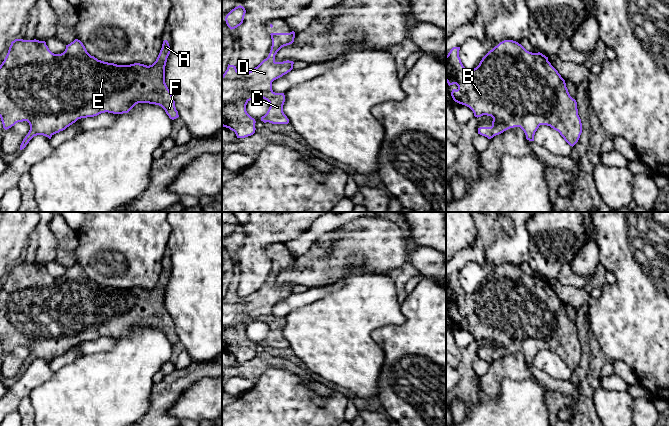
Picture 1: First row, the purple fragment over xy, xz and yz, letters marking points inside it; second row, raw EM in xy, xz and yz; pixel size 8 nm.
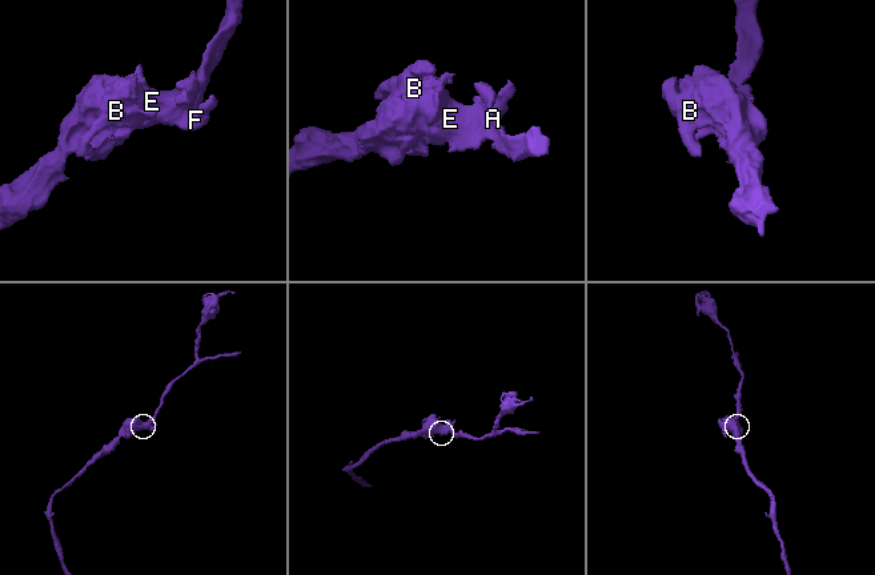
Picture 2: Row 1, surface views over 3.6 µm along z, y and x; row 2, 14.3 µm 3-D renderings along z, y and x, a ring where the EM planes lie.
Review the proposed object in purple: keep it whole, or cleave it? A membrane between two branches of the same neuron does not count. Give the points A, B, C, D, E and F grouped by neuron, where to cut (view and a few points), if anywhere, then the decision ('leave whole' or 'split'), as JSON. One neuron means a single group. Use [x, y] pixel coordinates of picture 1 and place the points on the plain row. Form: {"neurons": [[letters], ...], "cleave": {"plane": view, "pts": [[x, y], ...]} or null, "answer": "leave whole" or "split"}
{"neurons": [["A", "B", "C", "D", "E", "F"]], "cleave": null, "answer": "leave whole"}

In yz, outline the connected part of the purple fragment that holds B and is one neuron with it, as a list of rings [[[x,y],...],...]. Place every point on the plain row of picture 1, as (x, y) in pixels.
[[[504,264],[500,266],[497,270],[495,270],[492,274],[490,274],[482,282],[482,284],[480,285],[479,289],[476,292],[469,294],[463,290],[461,283],[459,281],[459,274],[460,274],[460,271],[453,271],[448,277],[448,279],[446,280],[446,306],[448,307],[449,310],[453,308],[456,308],[458,310],[457,314],[453,313],[451,316],[451,320],[455,326],[469,331],[473,335],[474,340],[477,342],[483,339],[491,340],[493,342],[492,350],[478,352],[478,358],[485,360],[488,363],[491,363],[494,360],[499,359],[510,352],[520,351],[524,355],[526,359],[526,363],[529,365],[534,365],[534,359],[537,353],[539,352],[539,350],[547,349],[553,352],[554,354],[558,355],[560,359],[564,362],[564,364],[570,370],[573,371],[578,366],[580,359],[582,357],[582,347],[578,339],[577,326],[575,323],[573,323],[570,320],[568,313],[566,311],[565,304],[561,301],[558,295],[548,285],[548,281],[546,281],[540,276],[538,277],[529,276],[521,268],[519,268],[516,265]]]

